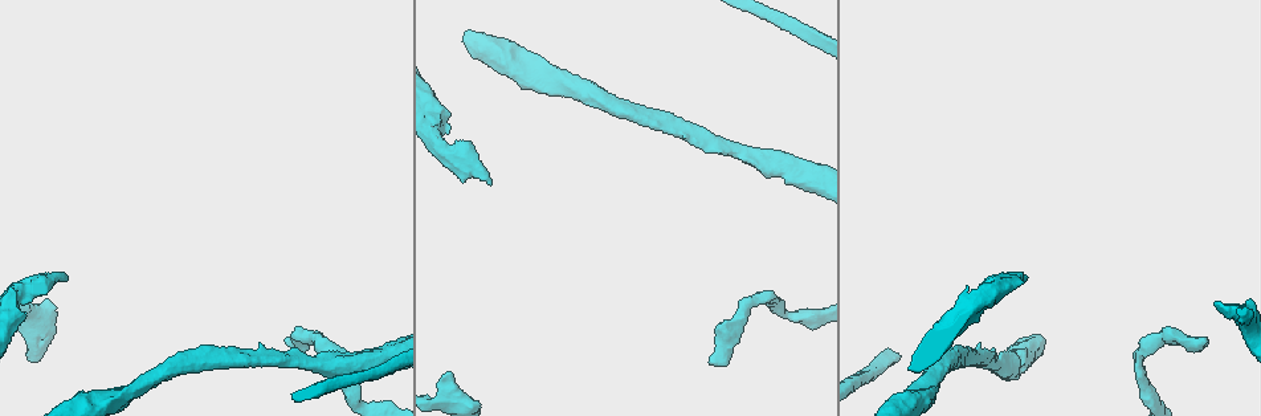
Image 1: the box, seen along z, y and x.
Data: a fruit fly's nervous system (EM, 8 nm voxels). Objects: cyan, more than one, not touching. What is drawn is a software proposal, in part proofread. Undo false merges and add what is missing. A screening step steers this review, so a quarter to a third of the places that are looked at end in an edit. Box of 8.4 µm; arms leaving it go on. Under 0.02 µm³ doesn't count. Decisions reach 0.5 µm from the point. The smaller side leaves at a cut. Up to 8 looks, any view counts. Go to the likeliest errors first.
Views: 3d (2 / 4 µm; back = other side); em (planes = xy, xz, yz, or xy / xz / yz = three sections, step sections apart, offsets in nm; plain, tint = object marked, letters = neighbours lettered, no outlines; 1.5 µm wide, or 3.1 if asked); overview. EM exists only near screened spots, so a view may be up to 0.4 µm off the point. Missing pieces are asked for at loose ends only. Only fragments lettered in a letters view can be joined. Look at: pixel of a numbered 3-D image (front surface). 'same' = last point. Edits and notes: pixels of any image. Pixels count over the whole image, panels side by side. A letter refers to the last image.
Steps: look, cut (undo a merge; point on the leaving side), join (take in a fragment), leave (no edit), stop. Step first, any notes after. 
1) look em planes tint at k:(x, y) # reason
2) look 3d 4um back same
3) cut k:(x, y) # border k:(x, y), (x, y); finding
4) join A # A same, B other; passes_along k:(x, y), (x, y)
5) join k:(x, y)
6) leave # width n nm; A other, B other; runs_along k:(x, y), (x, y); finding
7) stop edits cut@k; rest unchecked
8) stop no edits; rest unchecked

look em xy step 4 letters at 1:(448, 375) # stops while still wide

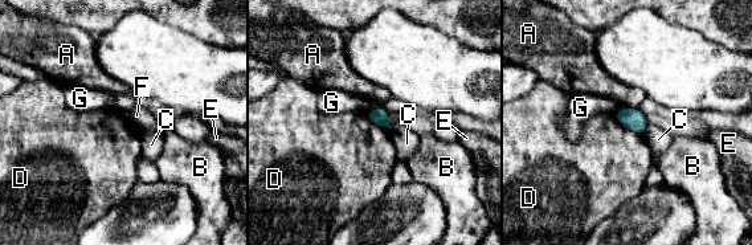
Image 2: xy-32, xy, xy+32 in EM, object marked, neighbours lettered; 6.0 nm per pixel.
look em planes letters same # cut it another way

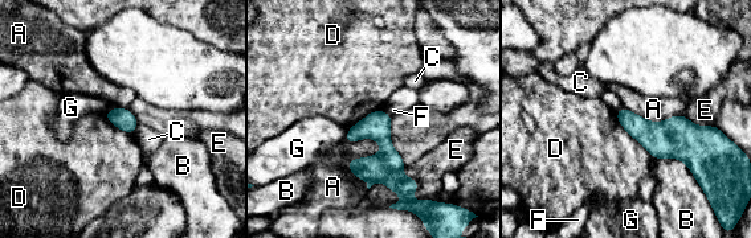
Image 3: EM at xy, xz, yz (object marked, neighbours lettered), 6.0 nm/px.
leave # A other, B other, C other, D other, E other, F other, G other; runs_along 3:(374, 114), (390, 173), (404, 193); none of them fits

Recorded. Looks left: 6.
look 3d 4um at 1:(288, 339) # free end

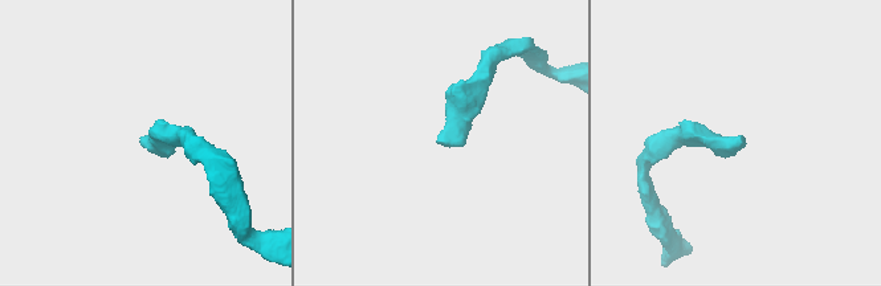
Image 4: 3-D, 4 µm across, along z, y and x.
look em planes tint at 4:(144, 140)

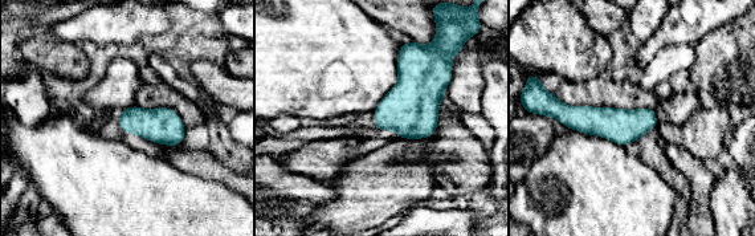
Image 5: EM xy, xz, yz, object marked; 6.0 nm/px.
look em planes letters same

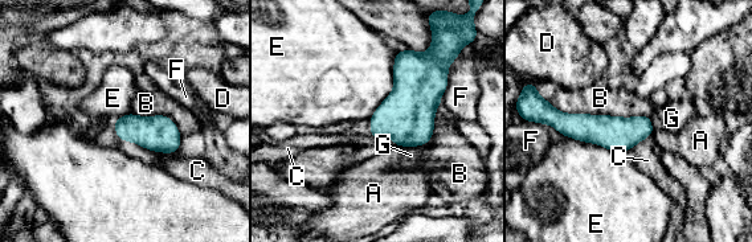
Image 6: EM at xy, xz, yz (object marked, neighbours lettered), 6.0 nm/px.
leave # longest_contact B 600 nm; A other, B other, C other, D other, E other, F other, G other; none of them fits

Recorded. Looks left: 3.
look 3d 4um at 1:(67, 275) # stops while still wide

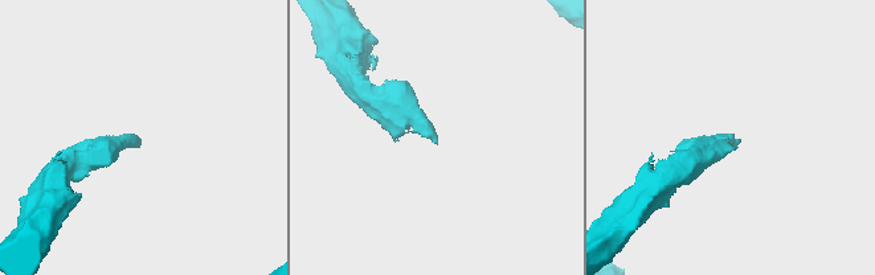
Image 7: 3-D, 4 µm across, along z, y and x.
look em planes plain at 7:(436, 140)

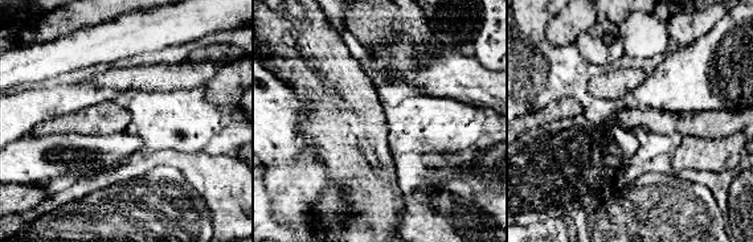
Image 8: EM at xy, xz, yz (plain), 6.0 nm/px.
look em planes letters same # what lies round it

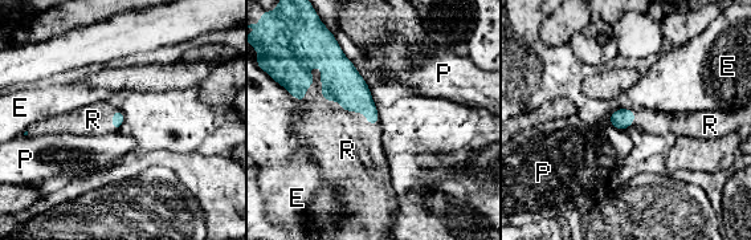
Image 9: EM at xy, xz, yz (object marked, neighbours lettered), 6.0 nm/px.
join 9:(347, 150) # E other, P other, R same; it goes on there

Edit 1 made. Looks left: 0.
stop edits join@9; rest unchecked

